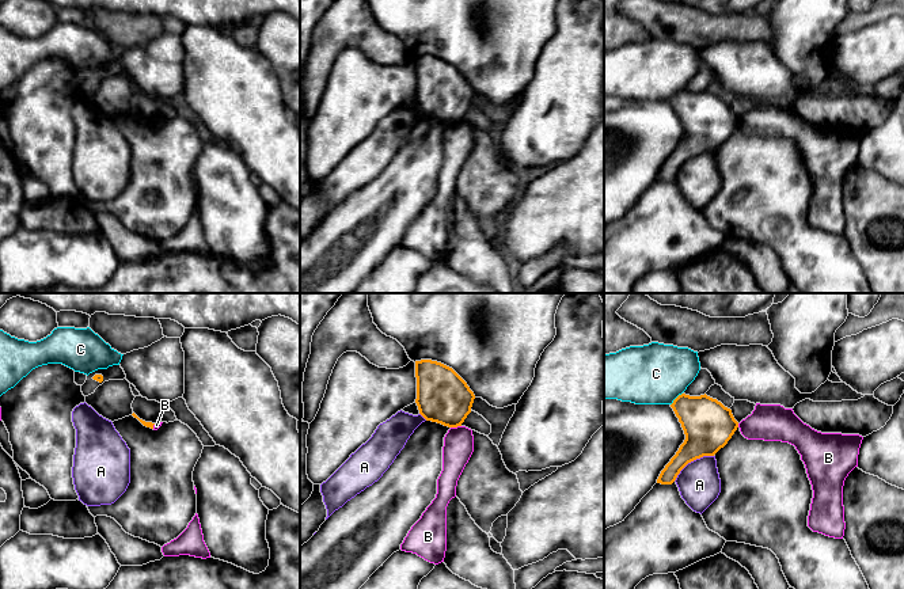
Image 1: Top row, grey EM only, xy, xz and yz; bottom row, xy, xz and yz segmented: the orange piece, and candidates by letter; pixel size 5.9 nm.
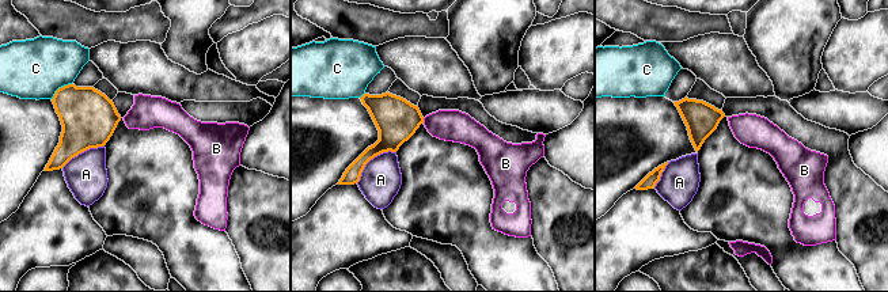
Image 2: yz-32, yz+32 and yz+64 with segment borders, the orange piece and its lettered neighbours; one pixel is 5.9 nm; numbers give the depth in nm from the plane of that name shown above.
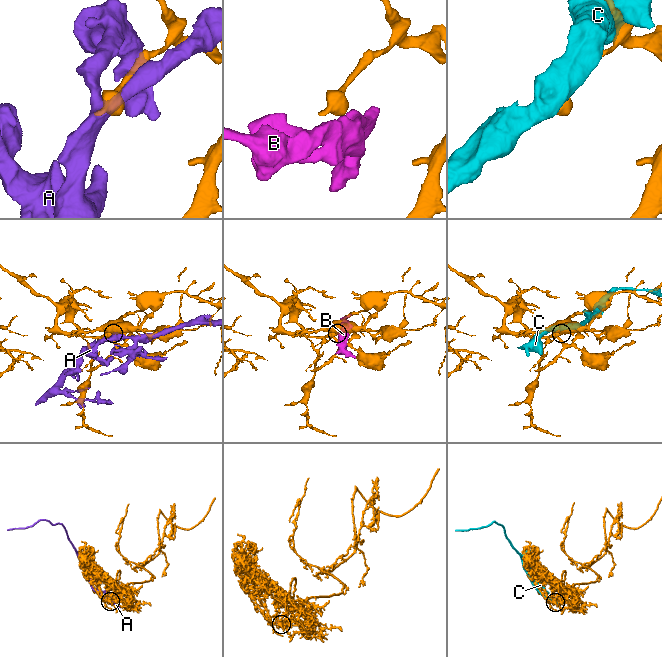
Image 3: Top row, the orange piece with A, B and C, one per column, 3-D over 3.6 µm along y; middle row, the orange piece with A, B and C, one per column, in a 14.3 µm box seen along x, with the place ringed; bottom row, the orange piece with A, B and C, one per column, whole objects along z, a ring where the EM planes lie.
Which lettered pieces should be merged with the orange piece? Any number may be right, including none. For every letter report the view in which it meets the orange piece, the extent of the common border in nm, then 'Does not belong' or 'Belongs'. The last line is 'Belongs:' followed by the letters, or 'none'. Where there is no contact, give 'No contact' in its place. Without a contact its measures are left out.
A: Touches orange in yz. Shared border 280 nm. Does not belong
B: Touches orange in xz. Shared border 70 nm. Does not belong
C: Touches orange in yz. Shared border 100 nm. Does not belong
Belongs: none

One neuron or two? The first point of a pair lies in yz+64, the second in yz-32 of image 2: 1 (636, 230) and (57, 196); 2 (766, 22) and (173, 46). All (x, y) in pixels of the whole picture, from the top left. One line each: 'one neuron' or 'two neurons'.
1: one neuron
2: one neuron

